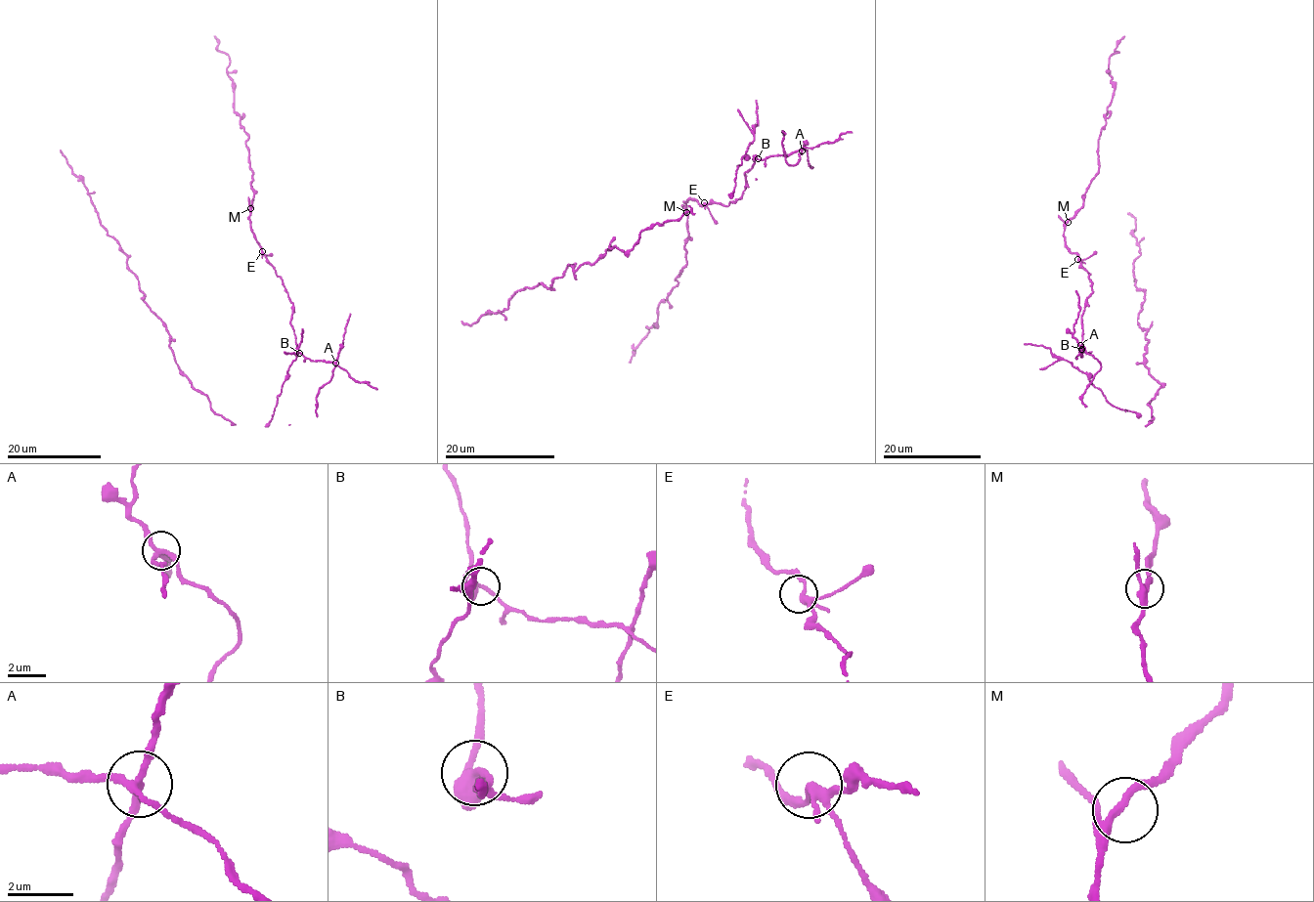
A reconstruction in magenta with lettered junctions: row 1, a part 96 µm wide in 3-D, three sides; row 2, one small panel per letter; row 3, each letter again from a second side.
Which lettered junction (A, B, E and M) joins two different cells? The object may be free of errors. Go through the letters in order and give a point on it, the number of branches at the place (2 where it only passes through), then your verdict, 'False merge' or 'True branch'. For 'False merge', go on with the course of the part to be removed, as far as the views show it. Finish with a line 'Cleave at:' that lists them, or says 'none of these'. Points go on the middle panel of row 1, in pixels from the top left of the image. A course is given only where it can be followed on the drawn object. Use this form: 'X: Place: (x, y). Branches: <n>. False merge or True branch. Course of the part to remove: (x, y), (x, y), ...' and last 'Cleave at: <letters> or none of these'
A: Place: (802, 150). Branches: 4. False merge
B: Place: (758, 158). Branches: 3. True branch
E: Place: (704, 202). Branches: 4. True branch
M: Place: (686, 212). Branches: 3. True branch
Cleave at: A

